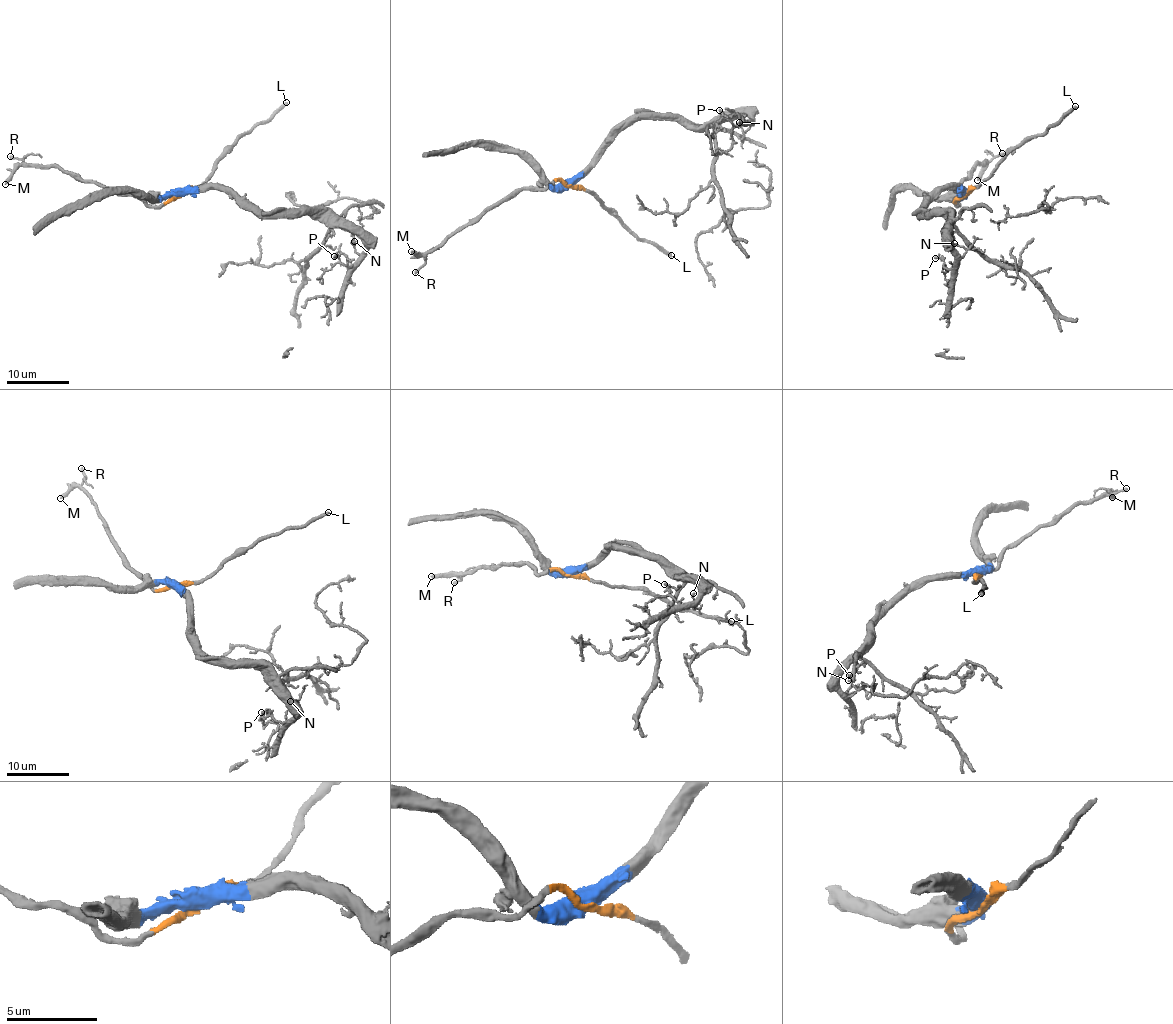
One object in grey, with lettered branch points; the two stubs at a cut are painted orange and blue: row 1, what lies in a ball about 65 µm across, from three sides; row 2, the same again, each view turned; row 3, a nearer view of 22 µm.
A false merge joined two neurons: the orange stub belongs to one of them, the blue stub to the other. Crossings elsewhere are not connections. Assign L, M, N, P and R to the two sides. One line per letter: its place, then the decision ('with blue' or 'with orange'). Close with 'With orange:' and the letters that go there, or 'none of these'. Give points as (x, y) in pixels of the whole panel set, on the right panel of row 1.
L: place (1075, 106); with orange
M: place (977, 180); with orange
N: place (954, 243); with blue
P: place (935, 258); with blue
R: place (1002, 153); with orange
With orange: L, M, R

